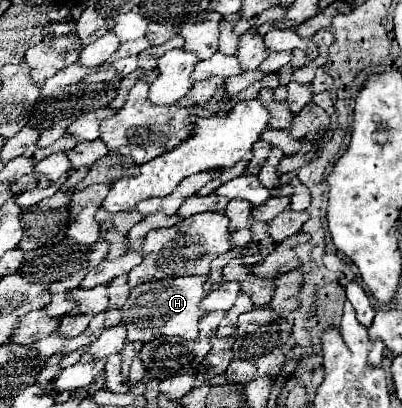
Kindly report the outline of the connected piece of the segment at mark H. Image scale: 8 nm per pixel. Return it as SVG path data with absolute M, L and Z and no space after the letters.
M200 275L200 277L164 279L164 281L154 281L154 283L134 287L134 295L126 303L124 321L122 321L128 325L128 339L152 341L152 339L160 339L162 335L196 339L200 333L198 321L206 315L206 311L200 307L202 297L206 297L206 291L204 291L206 281L208 281L208 275Z

